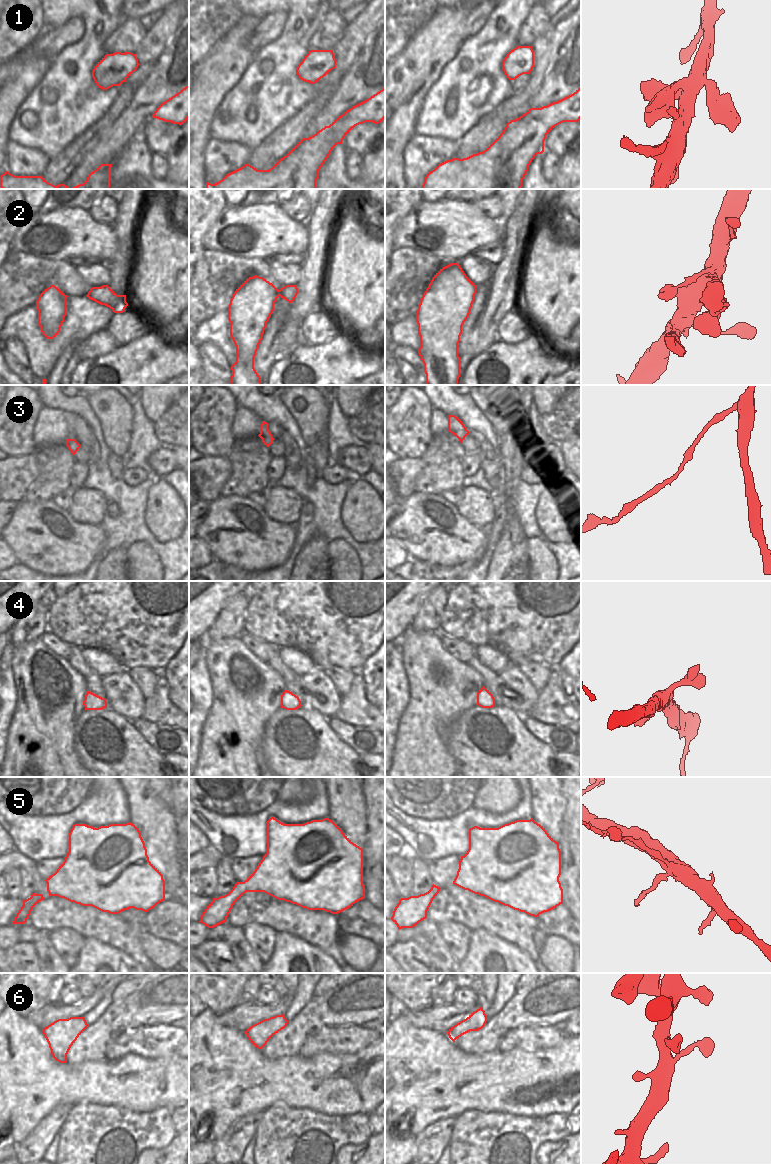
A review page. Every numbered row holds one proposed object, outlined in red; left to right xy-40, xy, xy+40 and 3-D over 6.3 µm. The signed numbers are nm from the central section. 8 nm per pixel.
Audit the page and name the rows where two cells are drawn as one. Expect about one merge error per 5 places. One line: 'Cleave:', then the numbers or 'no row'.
Cleave: no row

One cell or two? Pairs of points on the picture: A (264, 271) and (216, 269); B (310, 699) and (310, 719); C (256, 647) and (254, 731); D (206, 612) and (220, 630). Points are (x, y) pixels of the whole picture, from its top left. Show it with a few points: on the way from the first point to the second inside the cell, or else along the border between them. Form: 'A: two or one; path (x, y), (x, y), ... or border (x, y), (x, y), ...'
A: one; path (252, 266), (228, 267)
B: two; border (301, 706), (313, 708), (326, 718)
C: two; border (240, 638), (260, 659), (266, 662)
D: two; border (227, 602), (207, 631), (206, 639)

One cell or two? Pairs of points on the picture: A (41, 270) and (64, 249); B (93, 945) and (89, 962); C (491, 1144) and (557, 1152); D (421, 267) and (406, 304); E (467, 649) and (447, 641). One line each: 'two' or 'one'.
A: two
B: one
C: two
D: one
E: one

